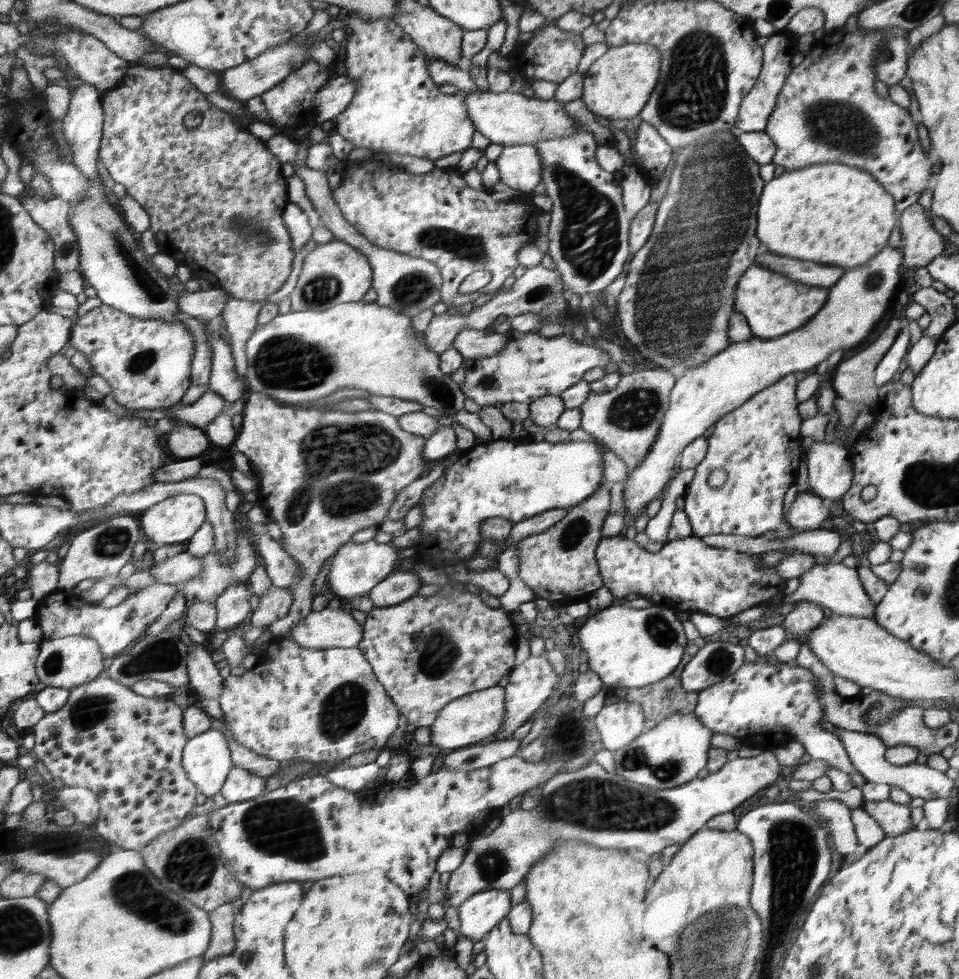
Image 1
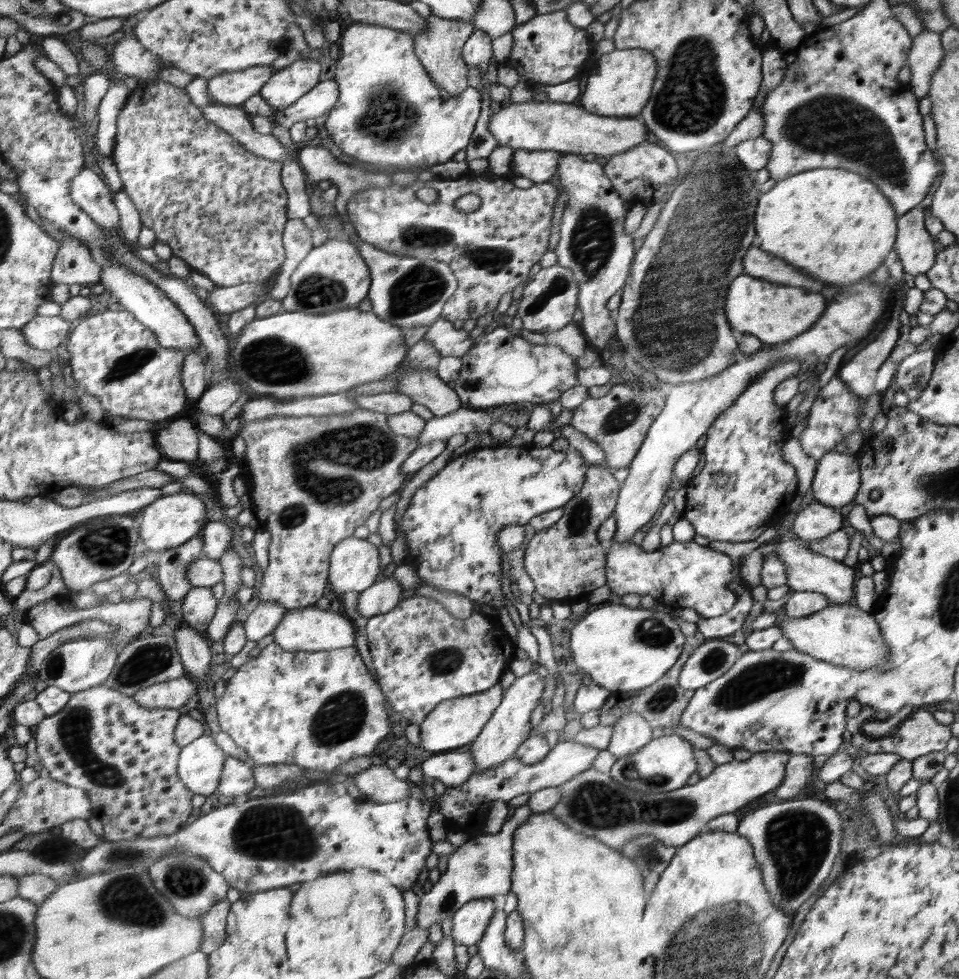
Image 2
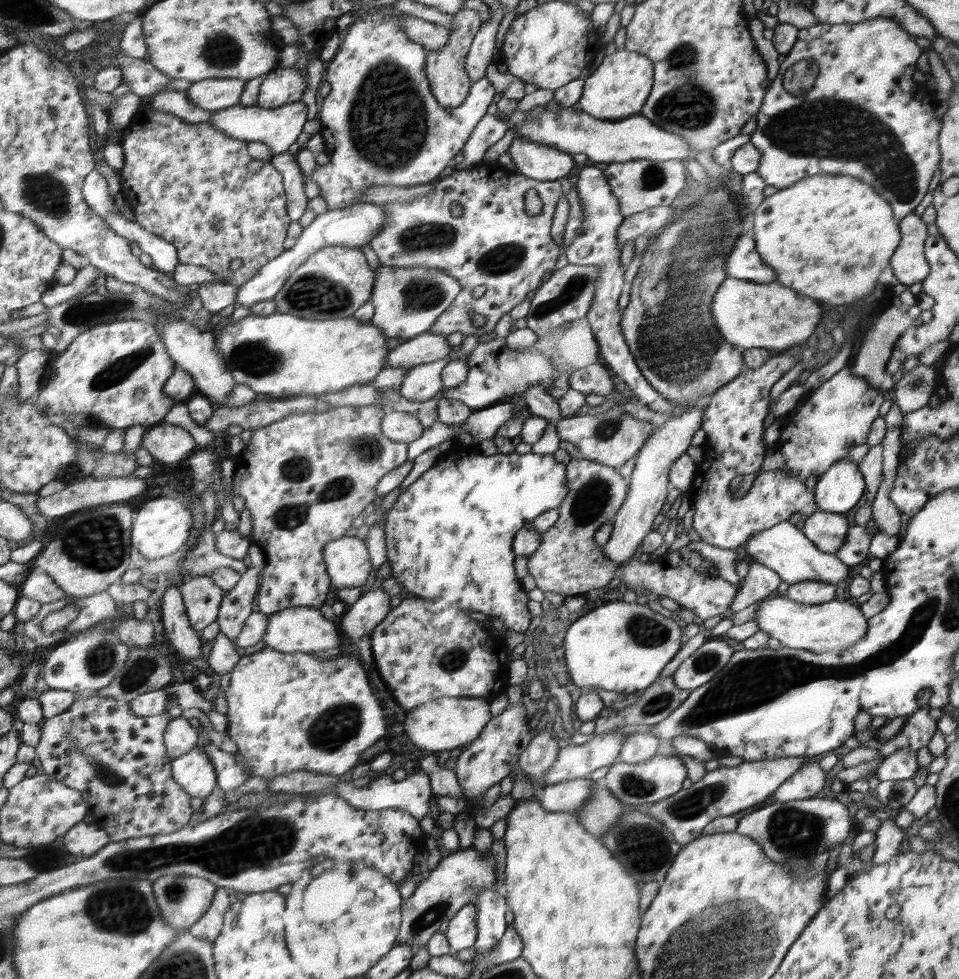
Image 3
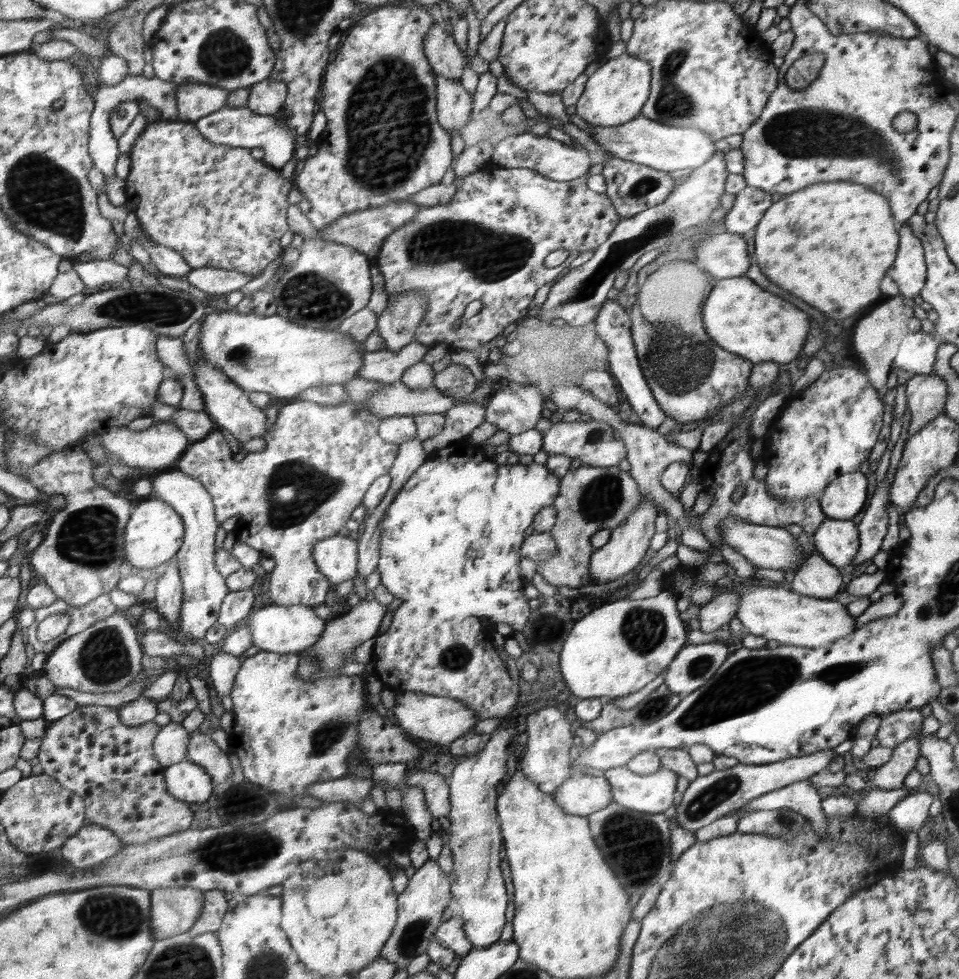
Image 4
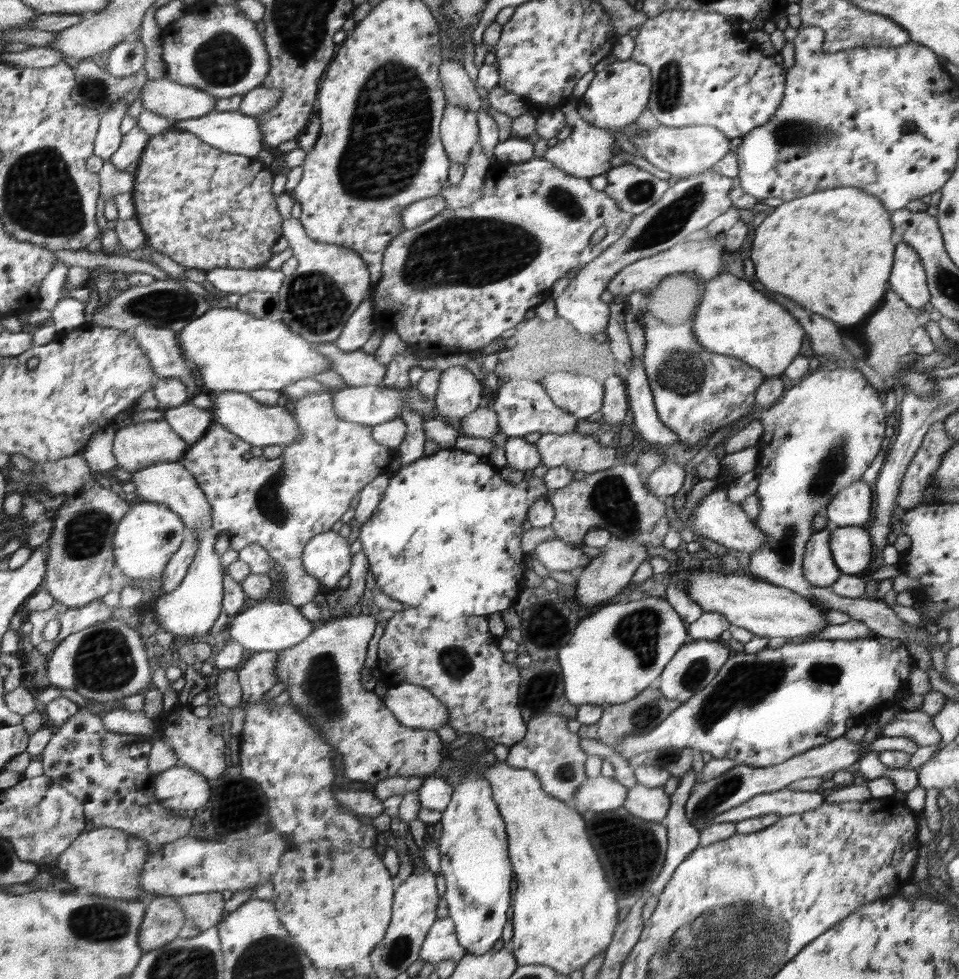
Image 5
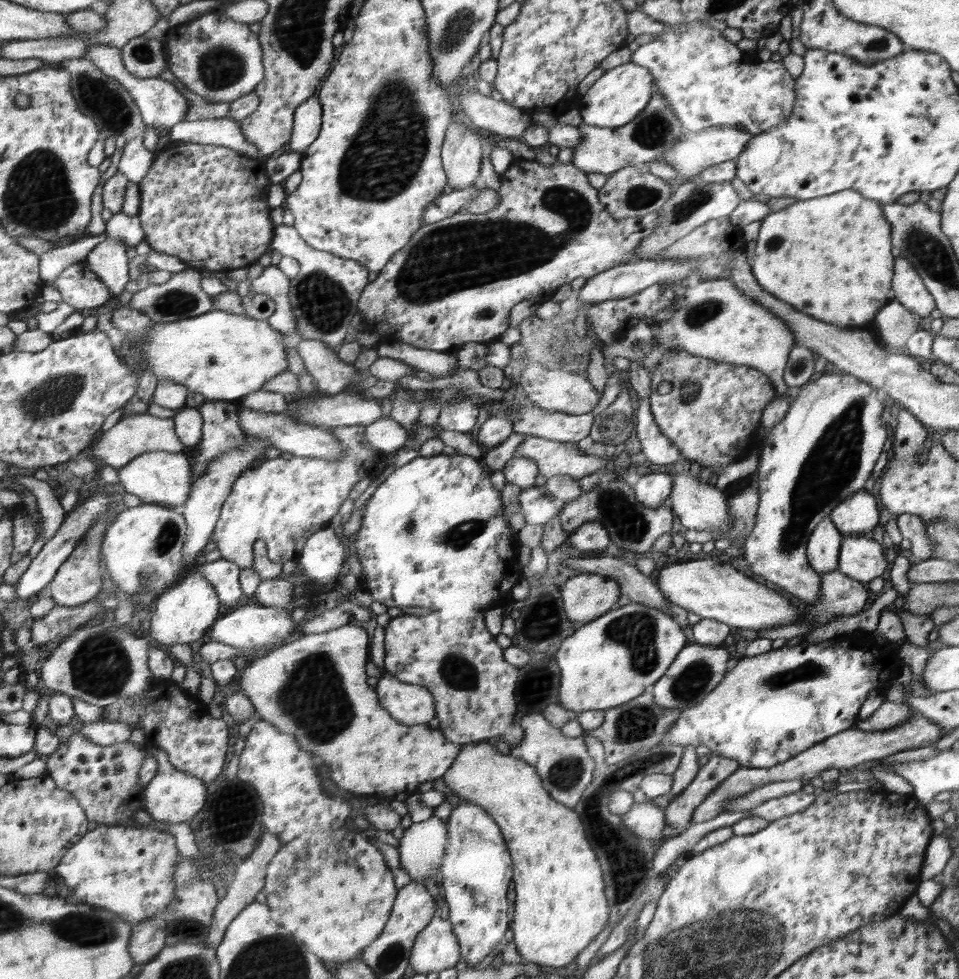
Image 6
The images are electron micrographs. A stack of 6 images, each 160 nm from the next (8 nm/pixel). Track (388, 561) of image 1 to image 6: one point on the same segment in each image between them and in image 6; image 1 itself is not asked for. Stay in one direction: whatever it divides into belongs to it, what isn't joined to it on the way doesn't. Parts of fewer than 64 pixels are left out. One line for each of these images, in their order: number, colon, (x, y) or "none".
2: (357, 562)
3: (349, 561)
4: (338, 555)
5: (328, 558)
6: (323, 558)

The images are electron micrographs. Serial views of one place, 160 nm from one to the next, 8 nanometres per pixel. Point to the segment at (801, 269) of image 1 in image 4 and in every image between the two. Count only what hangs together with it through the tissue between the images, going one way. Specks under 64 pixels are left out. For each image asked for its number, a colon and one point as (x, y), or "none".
2: (758, 263)
3: (743, 262)
4: (723, 255)

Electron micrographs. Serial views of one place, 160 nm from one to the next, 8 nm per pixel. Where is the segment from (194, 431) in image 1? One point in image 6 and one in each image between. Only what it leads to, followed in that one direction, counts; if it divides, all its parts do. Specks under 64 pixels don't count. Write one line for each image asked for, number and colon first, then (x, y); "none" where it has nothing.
2: (179, 441)
3: (166, 443)
4: (161, 444)
5: (138, 445)
6: (136, 434)

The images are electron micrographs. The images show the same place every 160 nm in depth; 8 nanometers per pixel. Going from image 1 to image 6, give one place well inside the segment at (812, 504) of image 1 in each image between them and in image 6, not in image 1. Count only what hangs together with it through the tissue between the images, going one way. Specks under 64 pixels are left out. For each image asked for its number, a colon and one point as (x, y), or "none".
2: (817, 520)
3: (828, 531)
4: (836, 540)
5: (853, 551)
6: (862, 558)

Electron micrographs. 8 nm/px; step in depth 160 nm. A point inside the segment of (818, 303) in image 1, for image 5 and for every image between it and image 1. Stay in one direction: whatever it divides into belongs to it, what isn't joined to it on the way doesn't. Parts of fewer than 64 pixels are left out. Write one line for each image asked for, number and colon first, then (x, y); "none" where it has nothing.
2: (772, 313)
3: (746, 314)
4: (739, 316)
5: (733, 319)

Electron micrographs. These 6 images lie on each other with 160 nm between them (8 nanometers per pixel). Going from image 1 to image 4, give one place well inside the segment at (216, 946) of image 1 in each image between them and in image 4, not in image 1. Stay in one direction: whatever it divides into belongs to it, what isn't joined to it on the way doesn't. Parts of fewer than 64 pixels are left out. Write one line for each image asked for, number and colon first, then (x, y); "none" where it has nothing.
2: (214, 922)
3: (207, 927)
4: (215, 906)

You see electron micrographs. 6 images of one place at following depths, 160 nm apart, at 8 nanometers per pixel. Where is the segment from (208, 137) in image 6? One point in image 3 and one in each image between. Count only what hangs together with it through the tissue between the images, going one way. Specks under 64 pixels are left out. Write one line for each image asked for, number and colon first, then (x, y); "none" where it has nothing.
3: (279, 128)
4: (232, 126)
5: (231, 131)

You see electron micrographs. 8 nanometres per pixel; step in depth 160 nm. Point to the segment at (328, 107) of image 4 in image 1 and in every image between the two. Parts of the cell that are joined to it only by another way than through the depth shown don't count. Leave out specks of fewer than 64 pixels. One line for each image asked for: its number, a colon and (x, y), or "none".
1: (396, 108)
2: (385, 116)
3: (380, 124)

